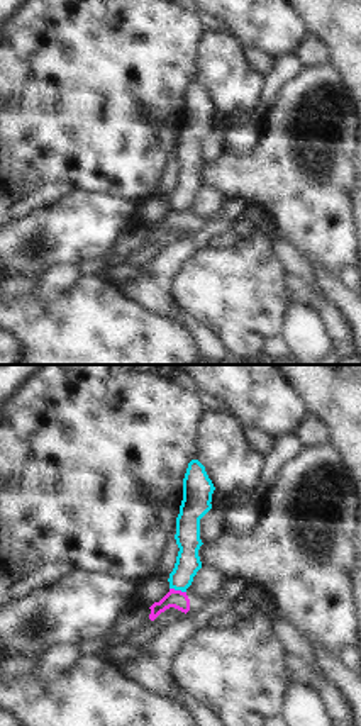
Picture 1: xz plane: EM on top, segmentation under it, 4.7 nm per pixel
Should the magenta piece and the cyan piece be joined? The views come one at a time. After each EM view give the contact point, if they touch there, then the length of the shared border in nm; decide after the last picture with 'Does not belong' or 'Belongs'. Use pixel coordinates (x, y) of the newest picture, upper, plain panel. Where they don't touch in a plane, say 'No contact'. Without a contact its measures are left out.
Touches magenta at (178, 211). Shared border 80 nm.

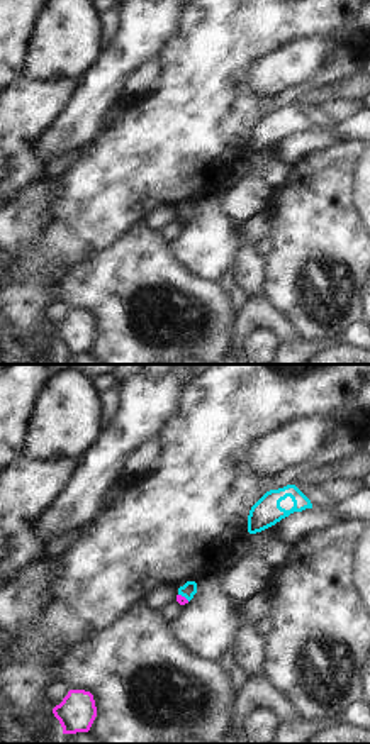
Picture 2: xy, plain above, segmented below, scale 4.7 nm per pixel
Touches magenta at (184, 217). Shared border 70 nm.

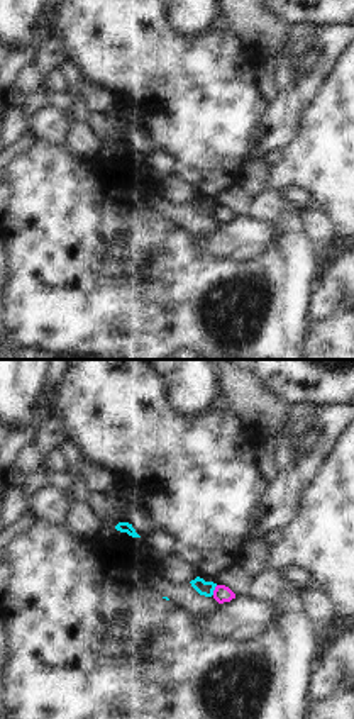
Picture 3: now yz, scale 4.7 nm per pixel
Touches magenta at (214, 211). Shared border 50 nm.

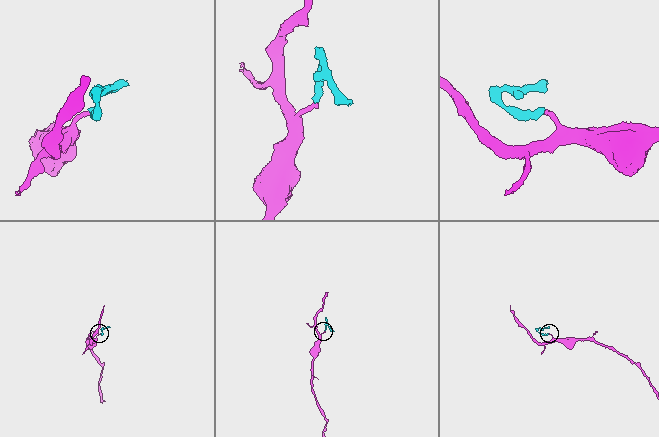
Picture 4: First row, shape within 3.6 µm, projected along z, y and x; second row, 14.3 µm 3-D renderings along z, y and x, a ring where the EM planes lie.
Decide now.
Does not belong.

